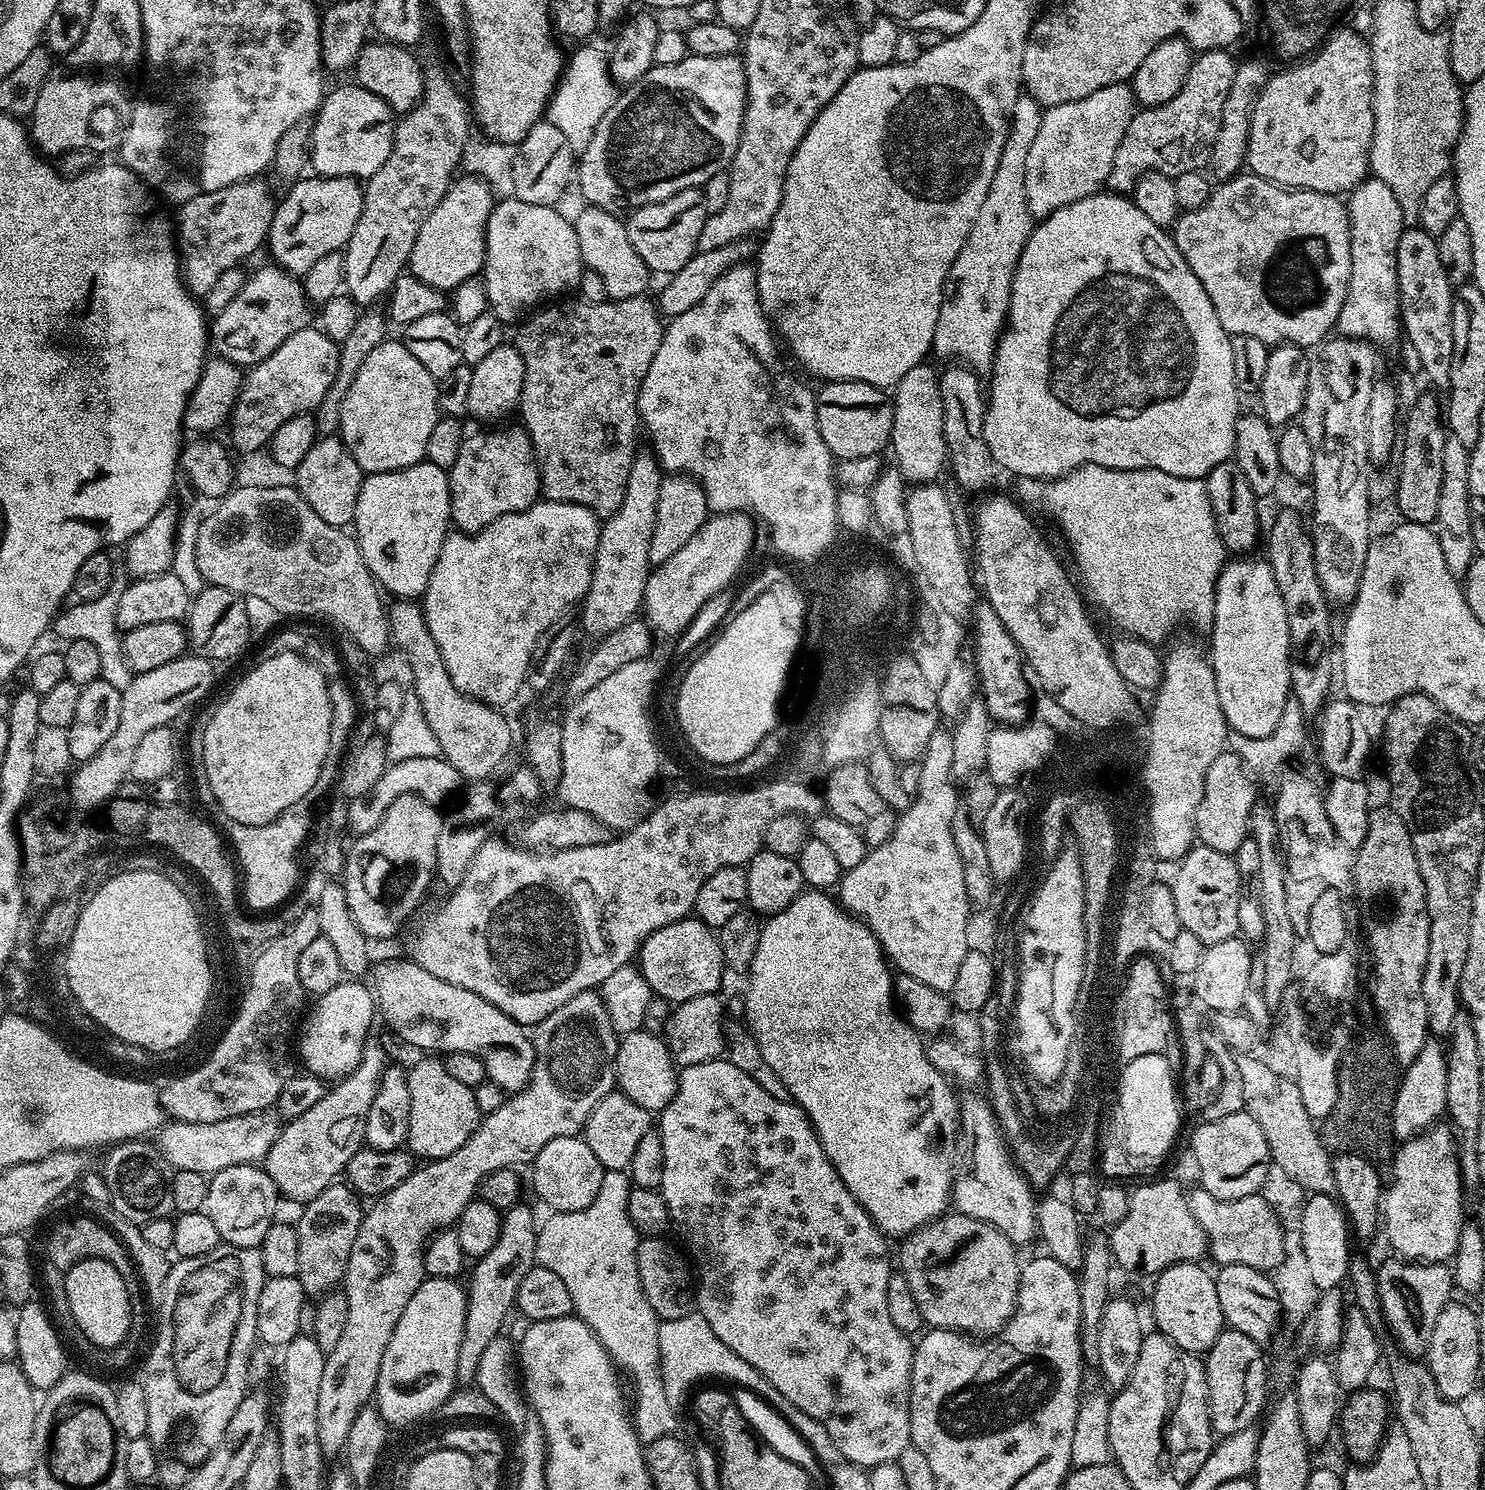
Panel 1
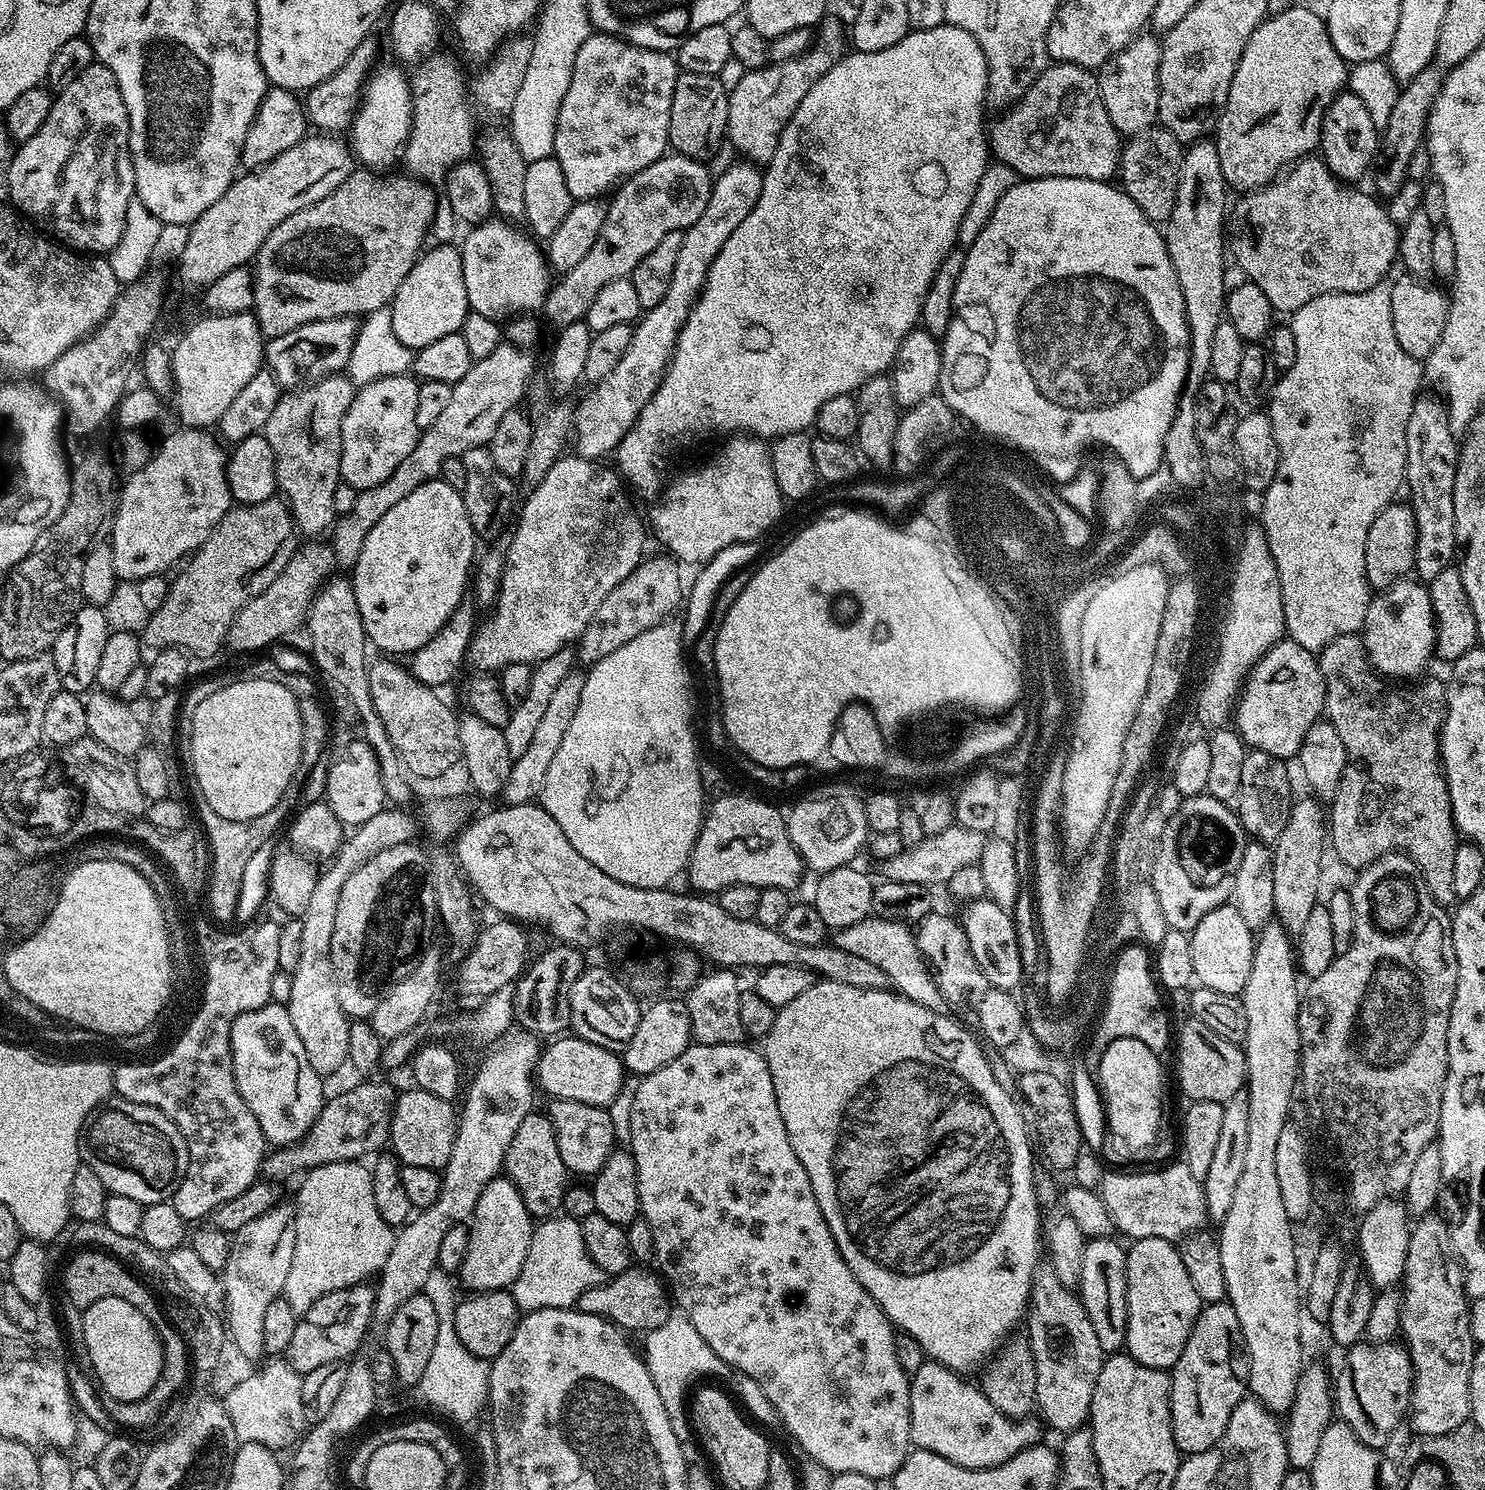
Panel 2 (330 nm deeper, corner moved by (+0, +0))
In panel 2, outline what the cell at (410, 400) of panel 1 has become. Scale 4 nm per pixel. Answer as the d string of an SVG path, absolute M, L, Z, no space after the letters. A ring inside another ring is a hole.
M411 375L387 376L363 385L342 418L342 458L340 475L343 483L363 490L378 486L398 470L398 462L414 450L422 429L414 418L420 384Z

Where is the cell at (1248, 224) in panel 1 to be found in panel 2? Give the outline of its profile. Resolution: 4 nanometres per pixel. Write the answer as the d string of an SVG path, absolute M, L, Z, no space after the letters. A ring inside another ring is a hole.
M1049 63L1044 71L1026 90L1026 94L1007 110L1001 111L996 121L991 121L986 135L990 152L999 163L1015 172L1017 177L1029 180L1058 178L1086 178L1087 180L1111 181L1120 167L1122 137L1116 131L1110 114L1102 102L1100 81L1097 73L1077 64Z

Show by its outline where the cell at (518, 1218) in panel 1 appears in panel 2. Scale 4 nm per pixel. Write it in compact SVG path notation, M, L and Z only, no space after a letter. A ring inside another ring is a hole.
M533 1110L526 1118L522 1118L522 1123L518 1125L518 1131L514 1133L514 1139L510 1142L510 1150L506 1150L504 1155L503 1171L507 1179L511 1180L512 1185L522 1194L522 1202L532 1217L551 1218L561 1211L564 1194L570 1184L570 1173L562 1162L562 1154L558 1154L558 1142L552 1119L543 1111Z

